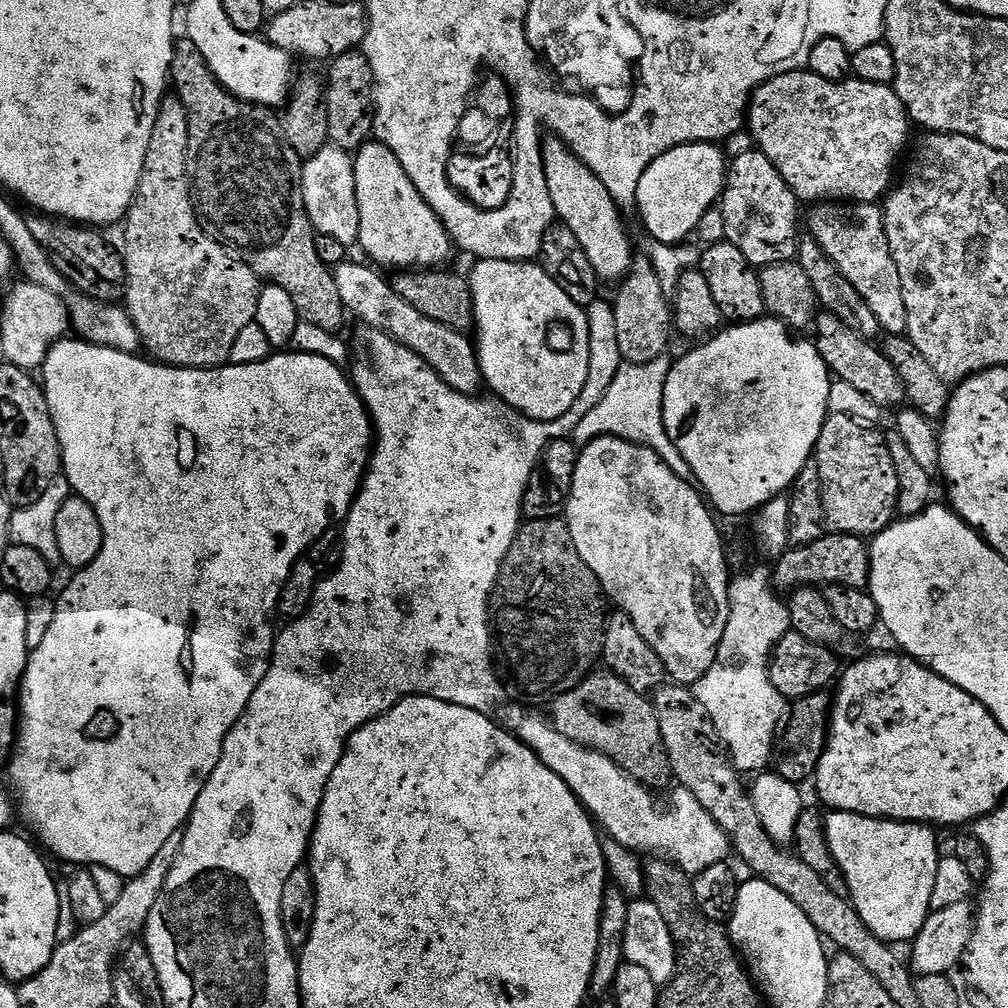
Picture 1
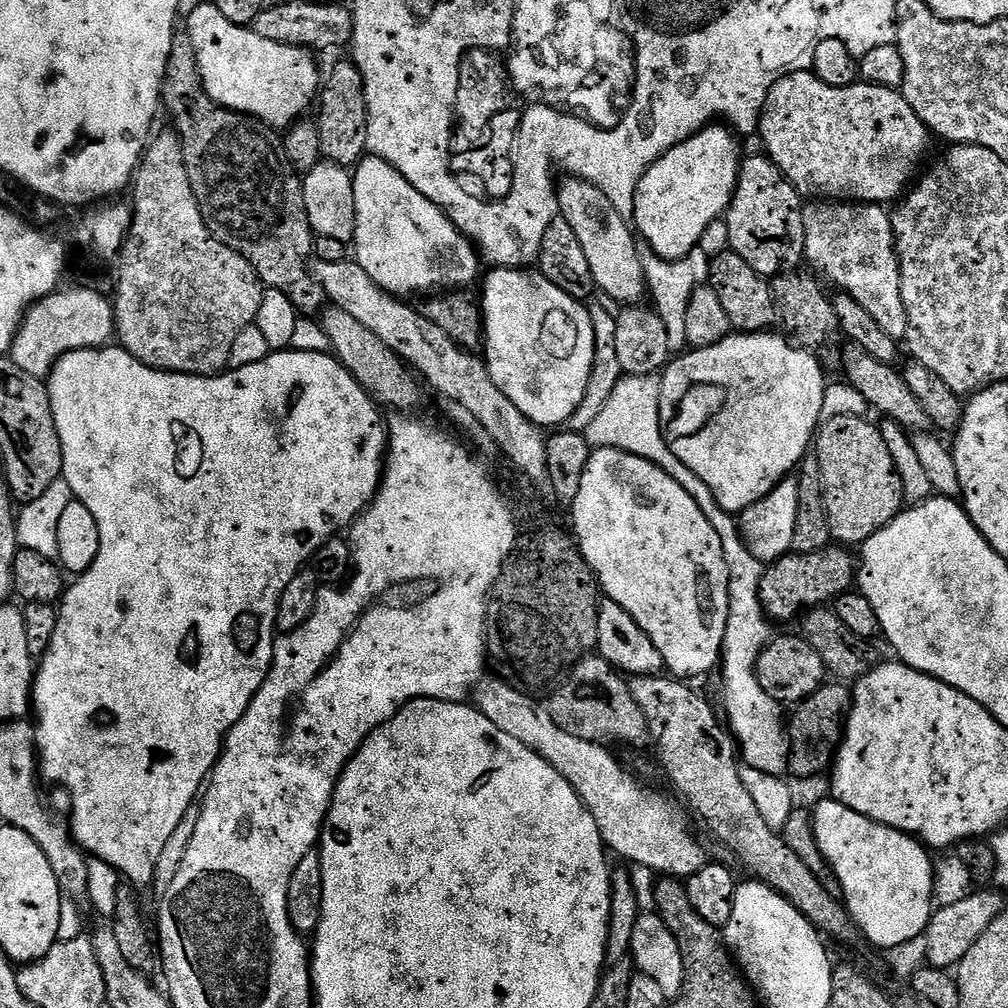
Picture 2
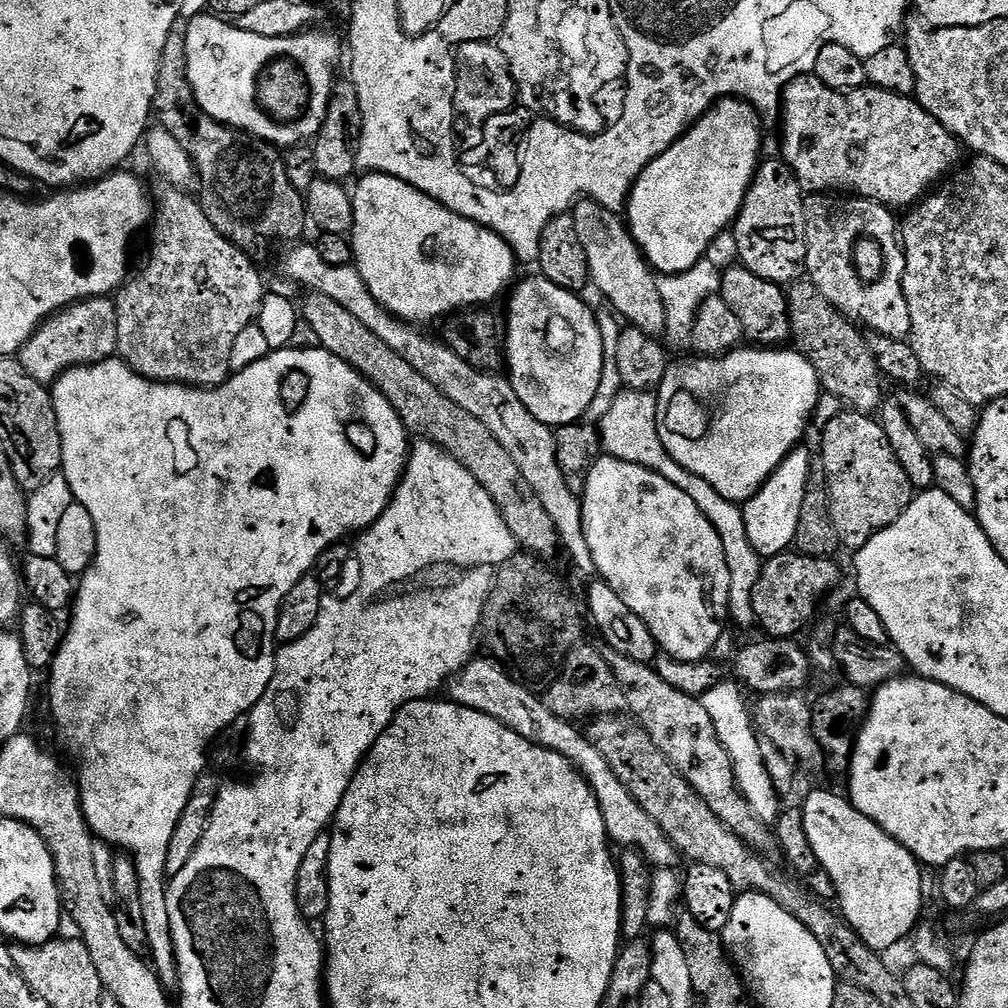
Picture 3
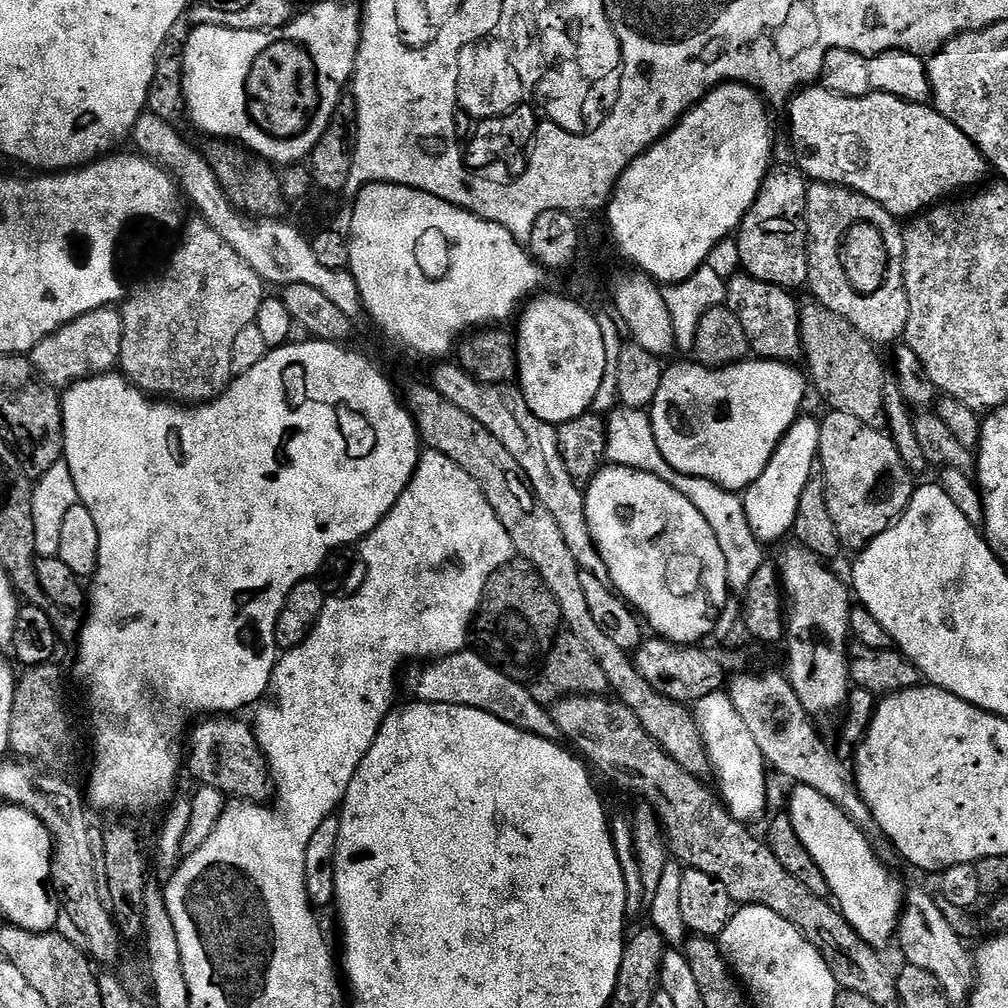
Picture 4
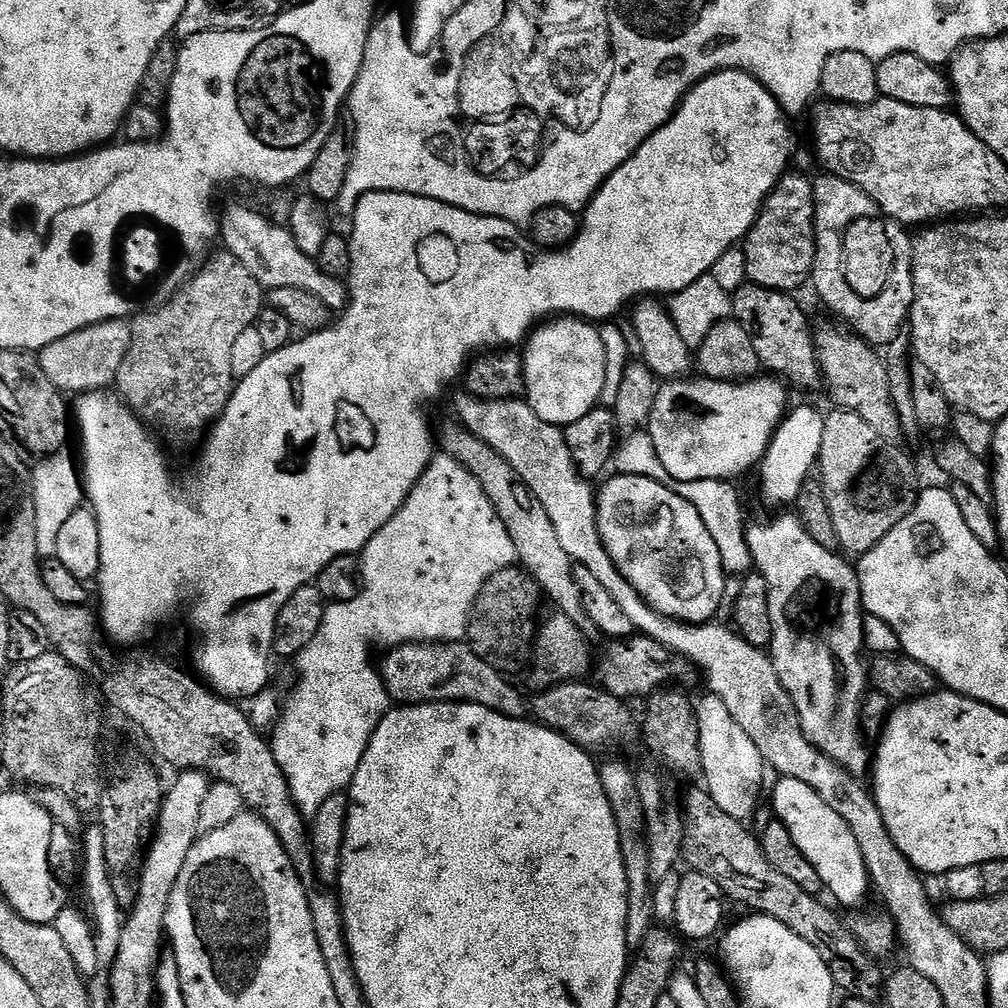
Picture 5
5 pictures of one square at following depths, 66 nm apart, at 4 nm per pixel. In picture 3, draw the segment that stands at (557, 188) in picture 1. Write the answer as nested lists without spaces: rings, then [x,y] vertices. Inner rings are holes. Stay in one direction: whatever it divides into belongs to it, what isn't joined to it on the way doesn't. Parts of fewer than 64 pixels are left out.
[[[577,200],[571,215],[574,230],[586,252],[591,283],[608,299],[607,307],[625,325],[640,328],[646,334],[659,337],[666,326],[665,307],[658,294],[657,273],[636,245],[621,213],[603,208],[597,200]]]

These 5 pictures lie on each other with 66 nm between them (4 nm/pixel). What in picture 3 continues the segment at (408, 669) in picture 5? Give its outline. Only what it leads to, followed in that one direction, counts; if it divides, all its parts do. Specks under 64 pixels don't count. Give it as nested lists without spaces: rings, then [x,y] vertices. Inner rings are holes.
[[[473,658],[469,660],[462,671],[452,677],[446,692],[452,703],[478,710],[482,714],[502,722],[502,726],[514,730],[514,734],[518,734],[546,750],[554,750],[558,754],[562,754],[562,758],[571,762],[576,771],[583,776],[584,781],[592,787],[594,798],[602,810],[602,818],[608,831],[609,841],[613,845],[625,844],[628,848],[637,848],[656,868],[675,869],[677,867],[678,851],[675,845],[672,844],[667,834],[655,824],[653,818],[650,818],[650,814],[627,792],[626,786],[615,776],[614,770],[610,768],[610,763],[606,762],[606,758],[599,753],[599,750],[591,744],[585,733],[573,721],[558,718],[558,714],[550,711],[544,705],[543,699],[532,693],[535,691],[529,685],[511,680],[507,672],[491,659]]]

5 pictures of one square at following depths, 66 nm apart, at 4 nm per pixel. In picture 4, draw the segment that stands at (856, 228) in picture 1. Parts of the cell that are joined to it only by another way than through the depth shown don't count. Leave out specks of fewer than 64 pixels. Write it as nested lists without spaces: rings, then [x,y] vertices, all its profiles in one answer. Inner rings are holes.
[[[809,183],[808,194],[806,198],[806,222],[808,223],[808,282],[807,287],[812,288],[811,299],[817,304],[826,306],[826,310],[834,310],[834,314],[842,314],[842,318],[846,318],[846,322],[850,322],[850,326],[854,326],[854,330],[858,330],[858,334],[862,334],[870,341],[871,344],[883,346],[895,345],[901,339],[906,330],[906,322],[908,321],[908,311],[910,310],[910,302],[906,294],[906,282],[904,281],[904,234],[897,217],[891,216],[884,207],[878,202],[874,202],[870,198],[866,198],[862,194],[858,194],[849,188],[843,188],[837,184],[818,184]],[[856,220],[870,220],[866,226],[874,228],[874,230],[882,230],[886,244],[890,244],[892,248],[892,260],[896,266],[896,276],[890,276],[888,284],[884,286],[884,290],[872,298],[858,298],[850,286],[846,284],[846,278],[840,272],[842,266],[842,246],[846,244],[846,226],[850,226]]]

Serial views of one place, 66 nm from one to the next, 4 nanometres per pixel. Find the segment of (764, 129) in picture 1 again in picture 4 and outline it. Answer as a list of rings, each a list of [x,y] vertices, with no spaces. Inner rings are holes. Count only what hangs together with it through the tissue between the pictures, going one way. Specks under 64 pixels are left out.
[[[808,86],[796,93],[790,101],[792,108],[792,144],[796,147],[795,163],[801,172],[808,177],[809,181],[818,184],[837,184],[843,188],[854,190],[874,202],[878,202],[891,216],[897,218],[915,218],[922,212],[927,212],[929,208],[941,203],[945,198],[953,194],[963,193],[965,190],[972,190],[981,183],[987,172],[990,172],[990,165],[980,153],[980,147],[977,146],[954,122],[950,122],[941,112],[937,112],[935,107],[928,104],[908,104],[902,98],[894,98],[885,92],[871,91],[867,96],[843,96],[834,94],[826,90],[823,86]]]

